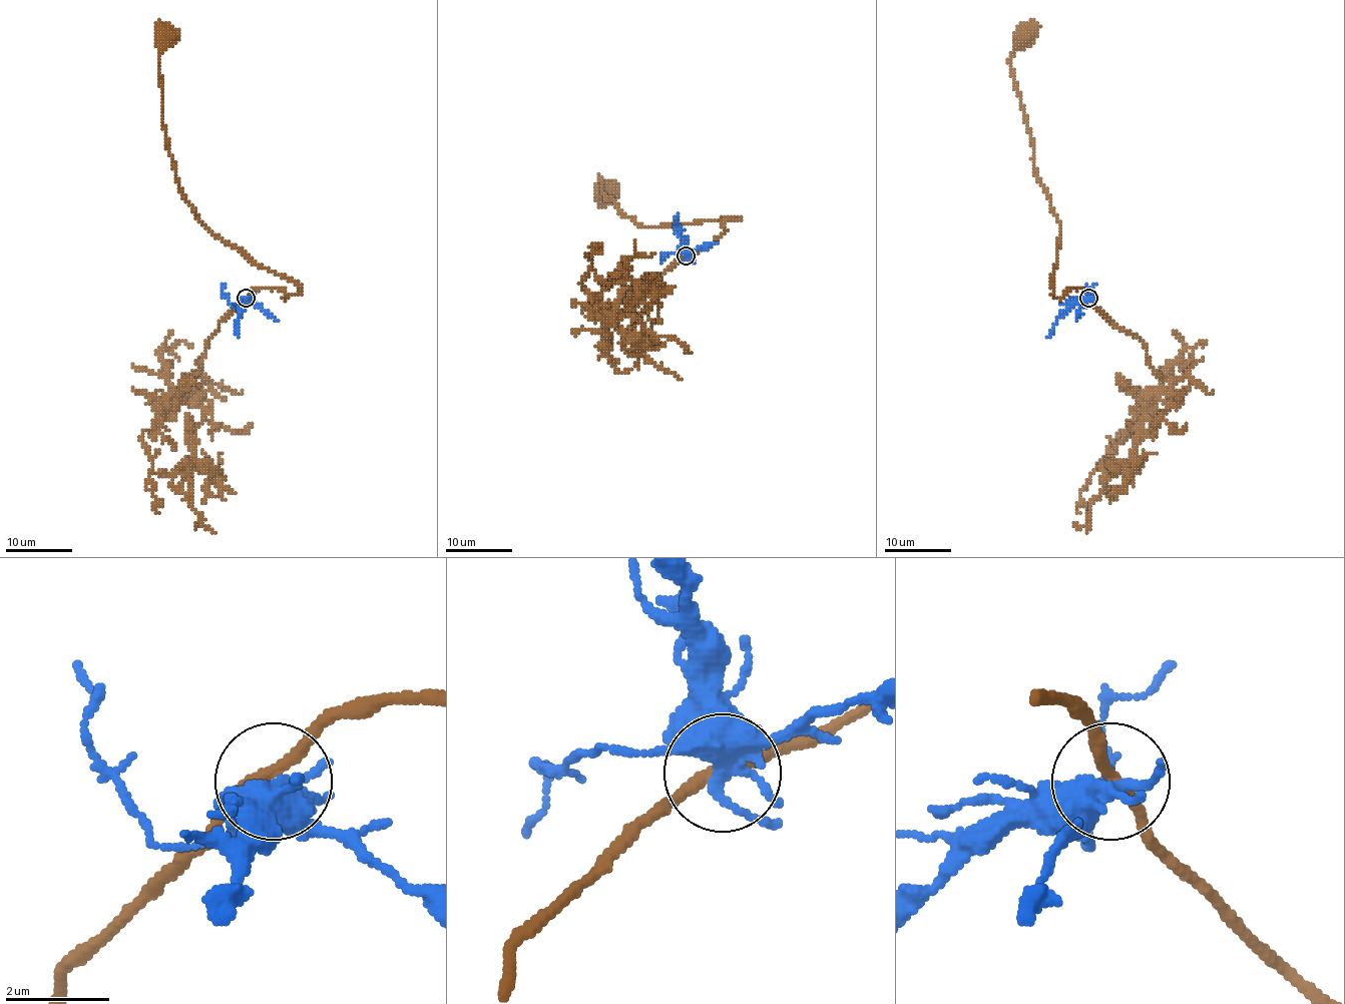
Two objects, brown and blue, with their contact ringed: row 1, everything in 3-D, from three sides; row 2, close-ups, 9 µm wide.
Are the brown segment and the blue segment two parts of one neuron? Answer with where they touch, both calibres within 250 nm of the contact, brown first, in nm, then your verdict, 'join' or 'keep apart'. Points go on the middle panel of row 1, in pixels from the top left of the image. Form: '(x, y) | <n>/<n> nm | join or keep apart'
(686, 256) | 240/380 nm | keep apart

